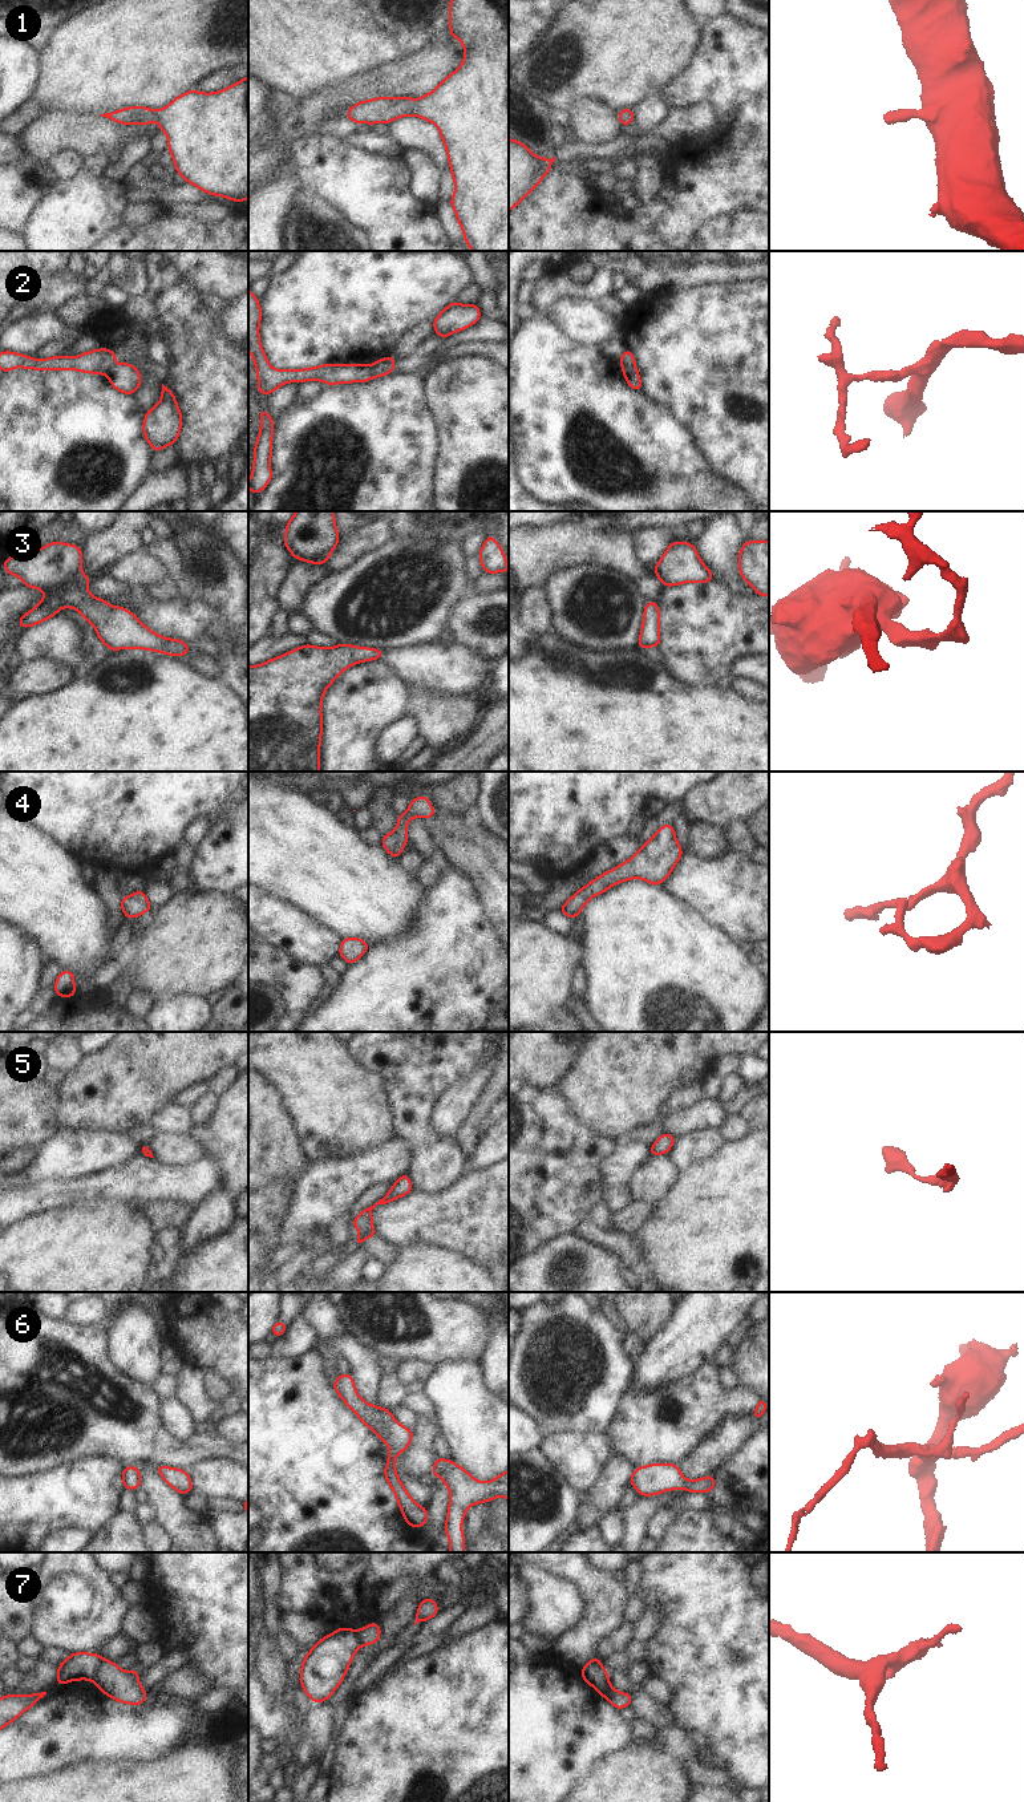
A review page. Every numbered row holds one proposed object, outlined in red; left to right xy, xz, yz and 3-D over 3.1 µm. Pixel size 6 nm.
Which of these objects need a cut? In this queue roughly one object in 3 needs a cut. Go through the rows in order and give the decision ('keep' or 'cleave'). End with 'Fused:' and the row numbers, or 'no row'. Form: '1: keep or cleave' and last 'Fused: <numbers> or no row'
1: keep
2: cleave
3: keep
4: keep
5: keep
6: keep
7: cleave
Fused: 2, 7

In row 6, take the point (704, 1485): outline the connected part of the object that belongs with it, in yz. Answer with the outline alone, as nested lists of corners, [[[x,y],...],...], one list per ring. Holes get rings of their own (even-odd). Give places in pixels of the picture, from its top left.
[[[652,1463],[636,1467],[631,1474],[630,1483],[640,1497],[645,1497],[677,1489],[691,1493],[709,1493],[716,1486],[716,1479],[708,1474],[701,1479],[689,1481],[681,1475],[680,1467],[673,1463]]]

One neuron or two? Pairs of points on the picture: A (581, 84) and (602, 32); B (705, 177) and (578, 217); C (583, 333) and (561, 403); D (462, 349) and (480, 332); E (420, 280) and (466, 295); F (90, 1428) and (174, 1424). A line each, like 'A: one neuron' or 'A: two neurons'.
A: one neuron
B: two neurons
C: two neurons
D: two neurons
E: two neurons
F: two neurons

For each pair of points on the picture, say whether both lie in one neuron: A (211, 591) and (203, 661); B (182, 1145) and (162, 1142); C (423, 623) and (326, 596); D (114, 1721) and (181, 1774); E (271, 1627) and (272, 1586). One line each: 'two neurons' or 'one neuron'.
A: two neurons
B: one neuron
C: one neuron
D: two neurons
E: one neuron

